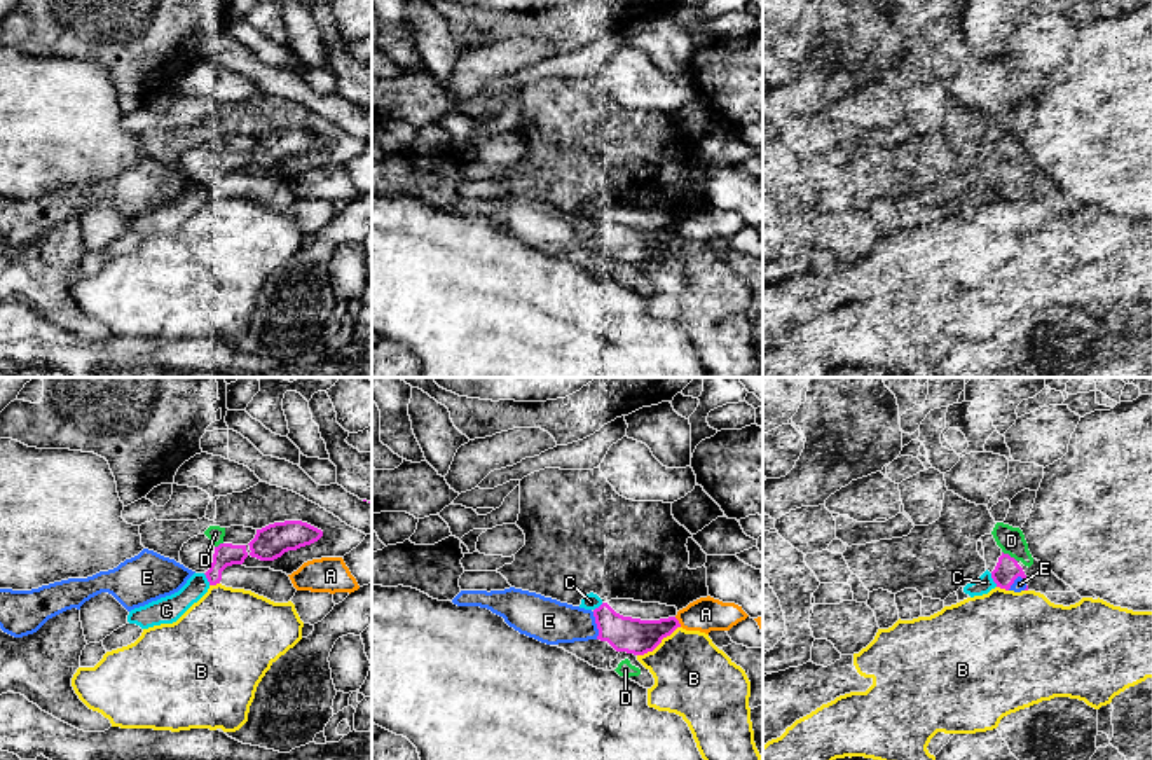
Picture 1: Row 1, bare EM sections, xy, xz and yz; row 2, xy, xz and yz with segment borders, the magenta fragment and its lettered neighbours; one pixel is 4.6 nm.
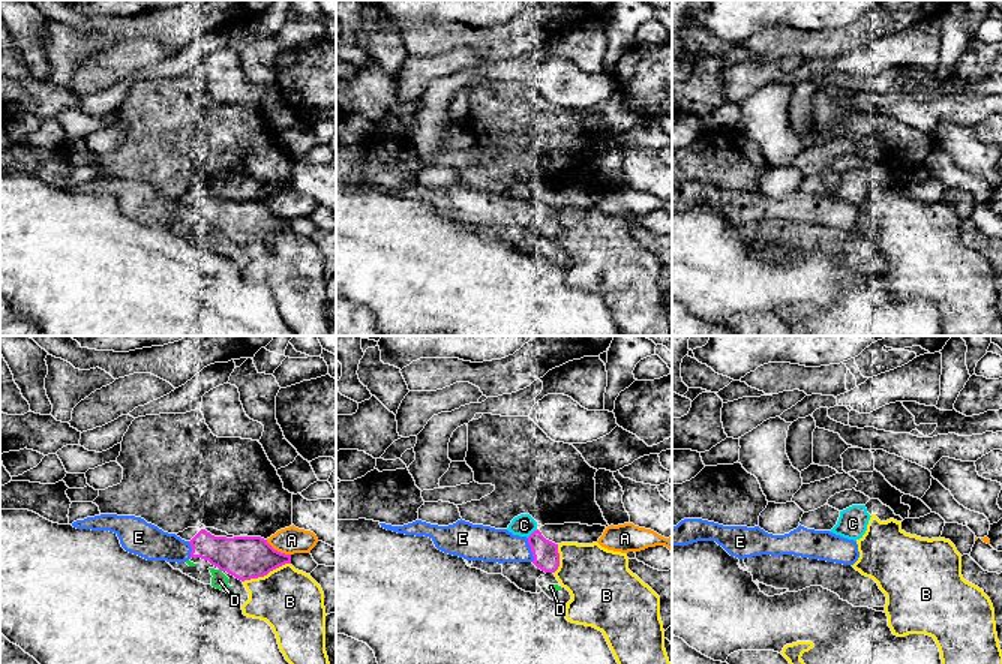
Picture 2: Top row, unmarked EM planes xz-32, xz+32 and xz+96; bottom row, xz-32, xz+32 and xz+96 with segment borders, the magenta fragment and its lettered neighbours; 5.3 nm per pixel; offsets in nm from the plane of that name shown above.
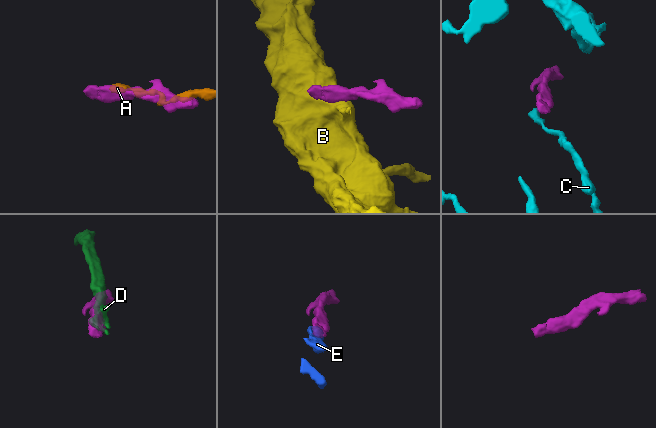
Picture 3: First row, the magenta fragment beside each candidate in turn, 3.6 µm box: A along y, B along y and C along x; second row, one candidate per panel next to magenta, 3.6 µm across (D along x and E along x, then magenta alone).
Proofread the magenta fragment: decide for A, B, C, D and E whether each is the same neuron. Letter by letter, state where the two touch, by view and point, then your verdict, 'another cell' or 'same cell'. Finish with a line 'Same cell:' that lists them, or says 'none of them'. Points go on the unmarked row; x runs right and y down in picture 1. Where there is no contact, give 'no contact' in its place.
A: contact xz (678, 231); another cell
B: contact xz (658, 252); another cell
C: contact yz (994, 189); another cell
D: contact yz (1008, 163); another cell
E: contact xz (597, 234); same cell
Same cell: E

